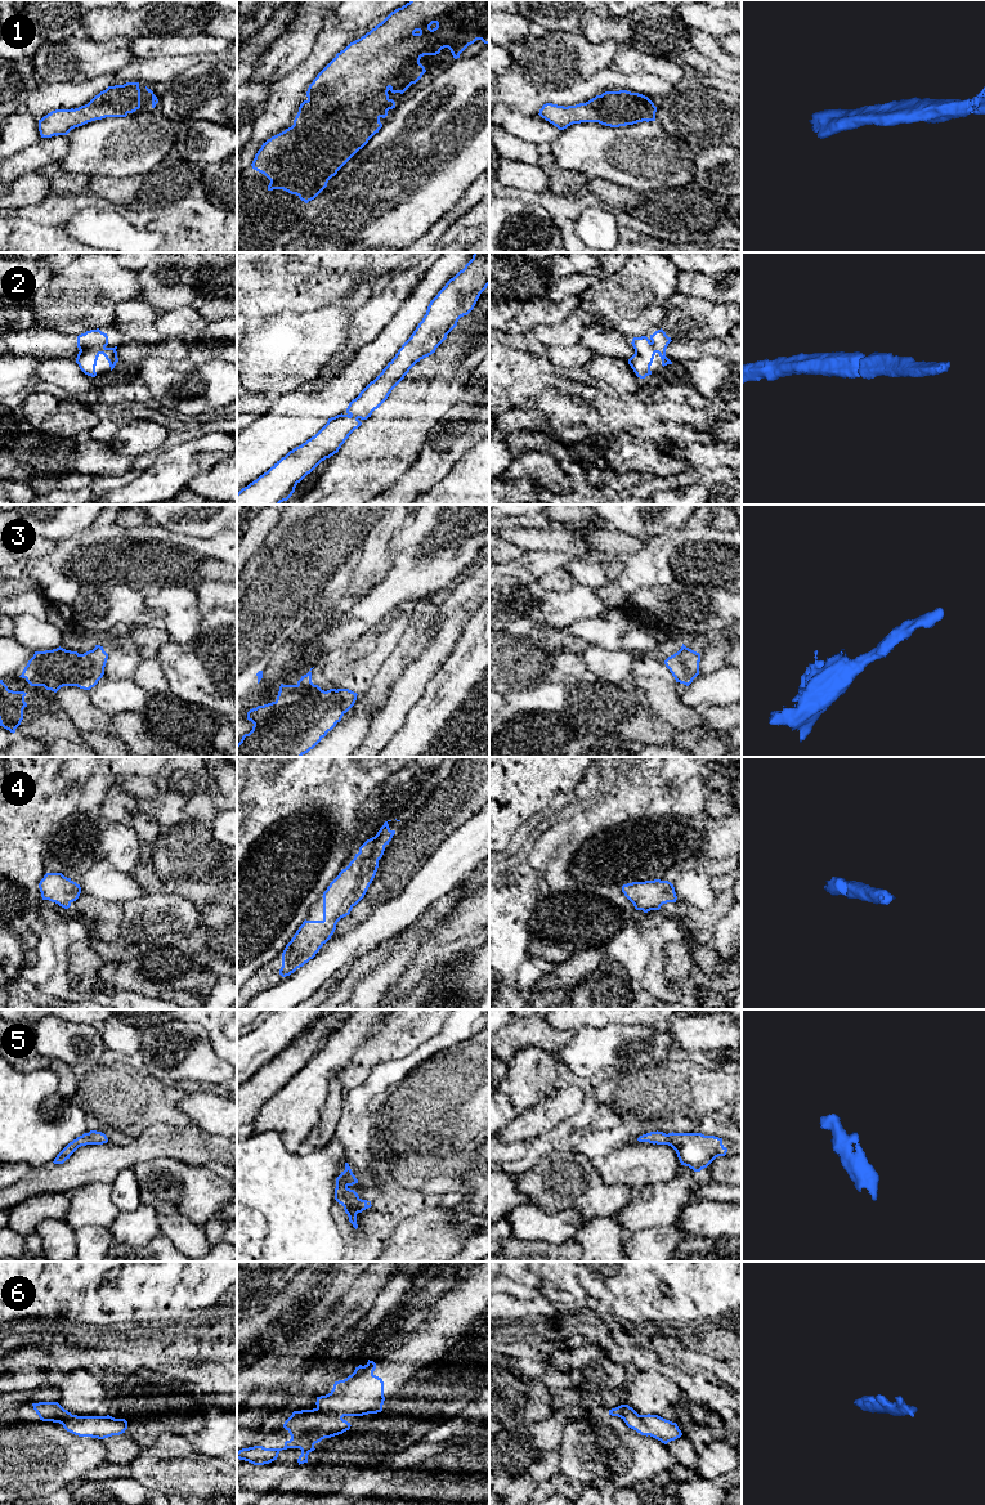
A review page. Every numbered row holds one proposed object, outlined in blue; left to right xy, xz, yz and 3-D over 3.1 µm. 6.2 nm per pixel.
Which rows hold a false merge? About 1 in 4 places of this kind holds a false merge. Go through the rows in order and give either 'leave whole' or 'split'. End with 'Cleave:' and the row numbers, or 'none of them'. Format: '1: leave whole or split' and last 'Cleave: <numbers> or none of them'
1: leave whole
2: leave whole
3: leave whole
4: leave whole
5: leave whole
6: leave whole
Cleave: none of them

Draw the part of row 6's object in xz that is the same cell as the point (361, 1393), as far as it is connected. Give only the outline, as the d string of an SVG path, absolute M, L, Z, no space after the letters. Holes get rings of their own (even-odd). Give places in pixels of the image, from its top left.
M370 1361L355 1367L354 1372L344 1380L335 1381L332 1390L317 1397L313 1410L294 1411L285 1421L283 1428L291 1439L283 1448L265 1448L254 1446L237 1452L237 1459L254 1465L264 1465L277 1460L278 1454L287 1448L300 1448L299 1465L308 1463L308 1455L314 1444L350 1429L344 1416L363 1416L382 1411L384 1381L373 1374L376 1363Z

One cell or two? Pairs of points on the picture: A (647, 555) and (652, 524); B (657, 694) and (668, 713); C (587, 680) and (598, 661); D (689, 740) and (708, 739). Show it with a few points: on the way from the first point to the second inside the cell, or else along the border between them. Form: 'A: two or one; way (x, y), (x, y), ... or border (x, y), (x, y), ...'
A: two; border (665, 531), (652, 538)
B: one; way (662, 699), (668, 708)
C: two; border (587, 670), (604, 681), (619, 684)
D: one; way (694, 740), (703, 740)

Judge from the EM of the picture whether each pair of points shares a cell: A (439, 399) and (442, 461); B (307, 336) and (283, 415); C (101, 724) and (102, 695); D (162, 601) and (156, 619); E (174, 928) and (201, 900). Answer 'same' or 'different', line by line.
A: different
B: different
C: different
D: different
E: different

